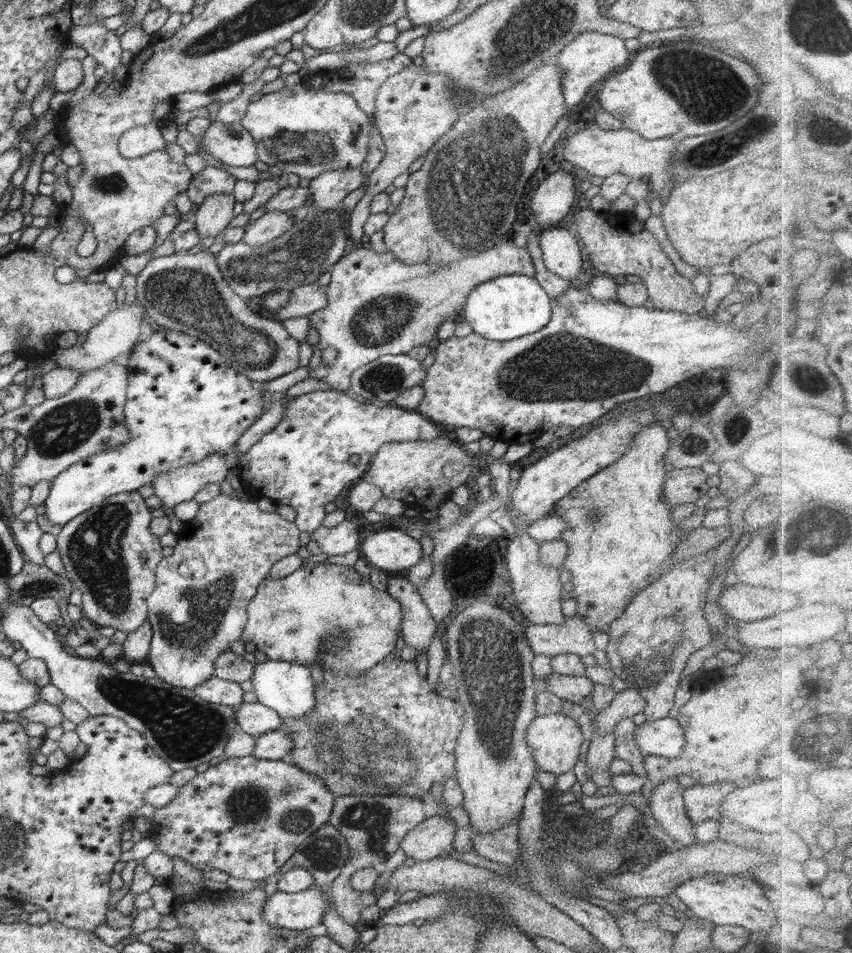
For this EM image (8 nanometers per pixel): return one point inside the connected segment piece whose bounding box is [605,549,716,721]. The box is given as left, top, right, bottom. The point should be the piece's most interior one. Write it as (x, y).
(649, 644)

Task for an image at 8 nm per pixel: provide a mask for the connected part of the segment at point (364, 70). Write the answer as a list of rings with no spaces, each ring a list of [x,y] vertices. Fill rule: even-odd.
[[[403,53],[396,54],[388,60],[380,60],[380,62],[360,62],[354,66],[338,66],[332,70],[317,71],[313,77],[310,77],[306,82],[302,80],[303,86],[307,90],[330,90],[332,92],[340,91],[352,95],[357,102],[357,105],[366,114],[373,116],[375,108],[375,100],[378,89],[385,83],[385,80],[393,74],[398,74],[398,71],[404,70],[410,65],[411,59]]]

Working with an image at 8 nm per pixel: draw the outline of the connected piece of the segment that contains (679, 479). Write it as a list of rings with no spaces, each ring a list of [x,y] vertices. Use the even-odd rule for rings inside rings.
[[[700,468],[674,469],[664,482],[664,501],[670,507],[696,503],[709,490],[709,476]]]

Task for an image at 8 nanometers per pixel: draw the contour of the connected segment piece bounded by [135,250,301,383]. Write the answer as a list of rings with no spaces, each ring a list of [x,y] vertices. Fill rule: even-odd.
[[[202,250],[195,254],[173,253],[153,258],[137,275],[136,301],[160,326],[188,334],[217,350],[240,374],[252,381],[266,382],[280,378],[301,367],[299,340],[292,338],[281,321],[264,318],[246,305],[224,280],[217,262],[217,254]]]

